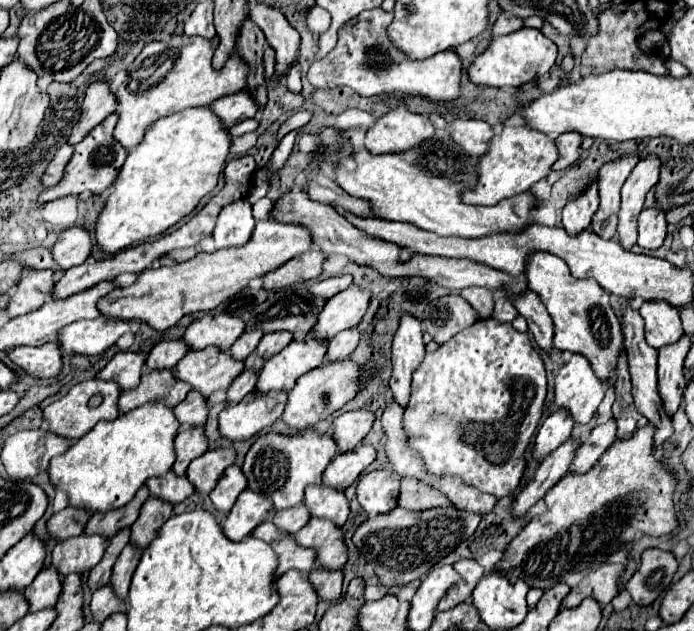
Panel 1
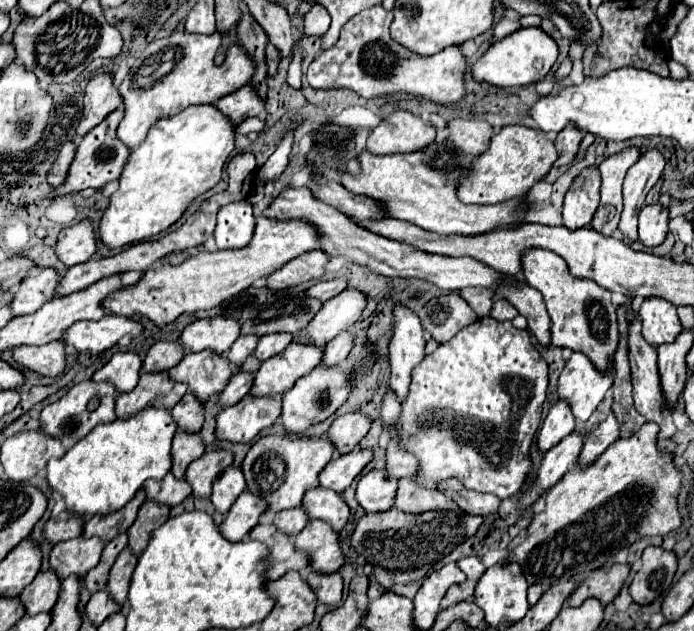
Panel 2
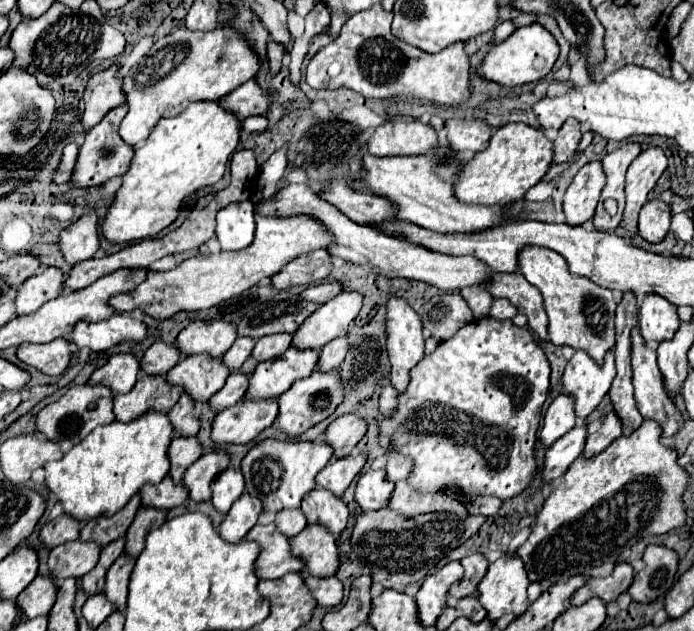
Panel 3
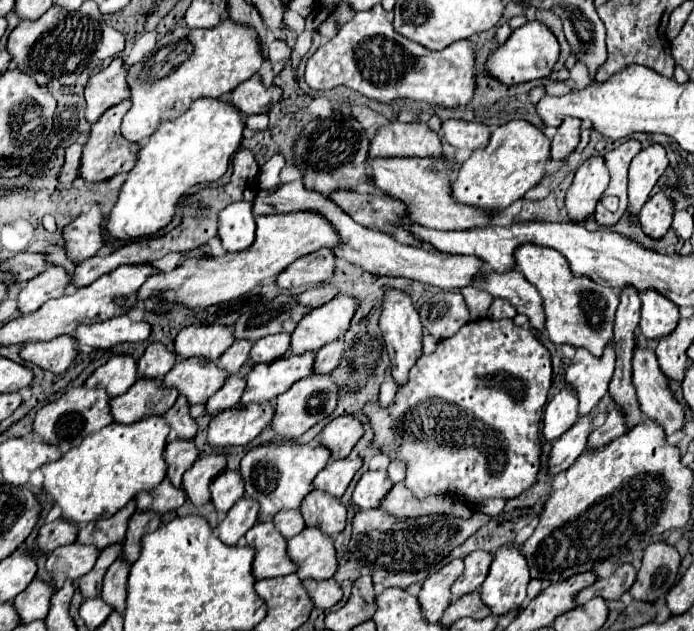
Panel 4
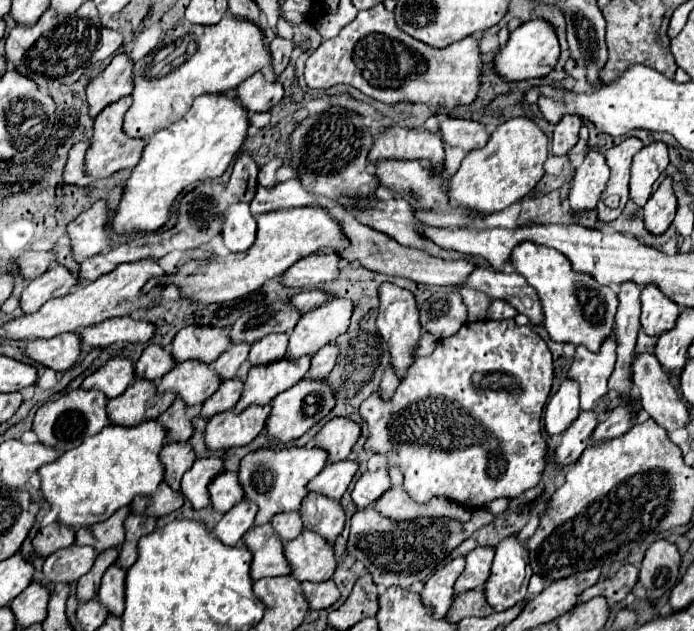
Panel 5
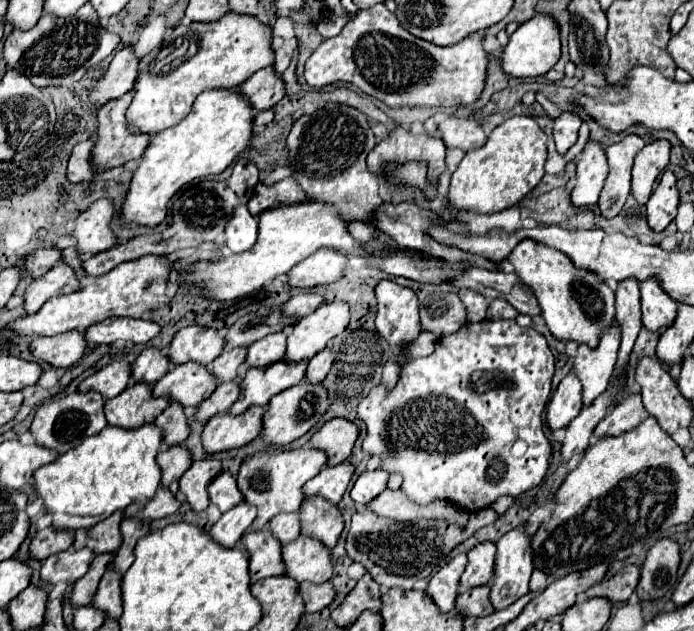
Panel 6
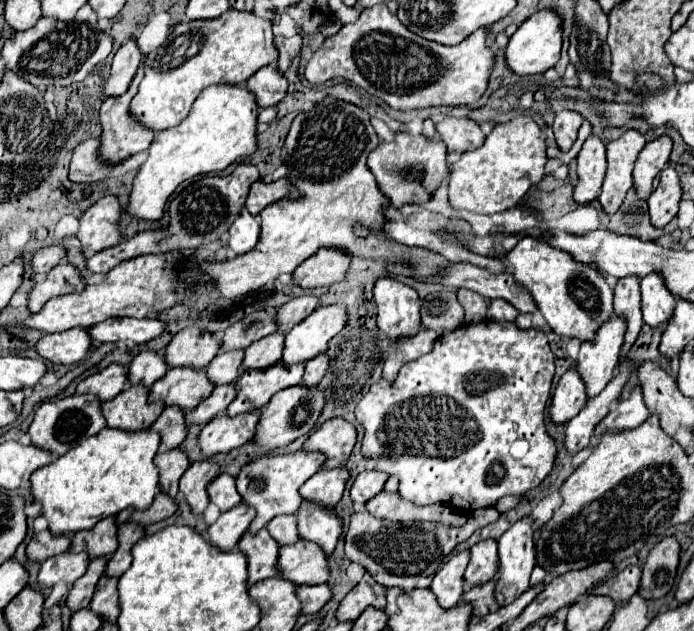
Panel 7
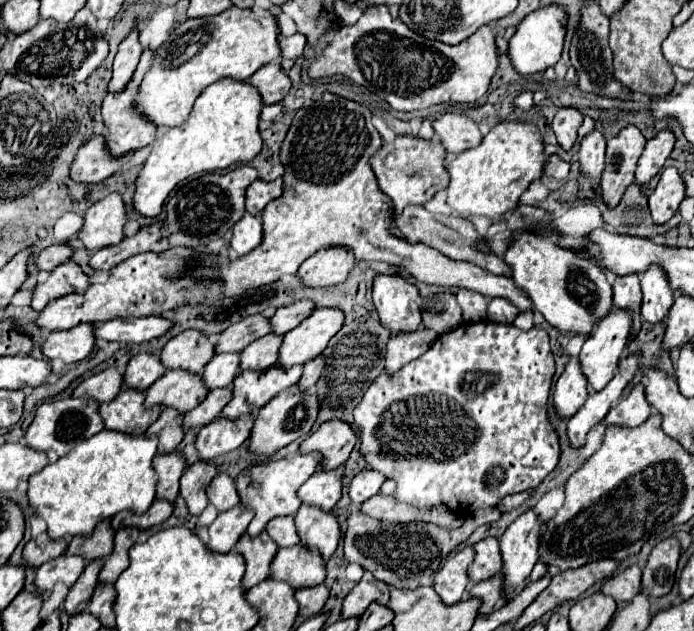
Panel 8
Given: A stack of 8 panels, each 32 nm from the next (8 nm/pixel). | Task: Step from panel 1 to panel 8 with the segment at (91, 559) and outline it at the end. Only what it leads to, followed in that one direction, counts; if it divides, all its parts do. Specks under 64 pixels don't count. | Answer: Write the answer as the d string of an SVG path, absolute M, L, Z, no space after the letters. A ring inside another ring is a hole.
M62 554L56 560L48 560L44 562L38 572L36 572L36 586L46 592L52 590L56 582L64 582L66 586L72 586L78 576L84 572L86 564L82 556L68 556Z

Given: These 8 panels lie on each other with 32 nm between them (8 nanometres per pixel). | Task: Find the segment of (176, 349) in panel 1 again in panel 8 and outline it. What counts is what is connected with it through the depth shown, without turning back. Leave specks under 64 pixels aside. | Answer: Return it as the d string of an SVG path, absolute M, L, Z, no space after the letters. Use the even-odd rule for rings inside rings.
M136 354L124 372L124 382L130 388L140 388L140 390L148 390L160 376L164 376L166 368L160 362L160 356L156 354Z

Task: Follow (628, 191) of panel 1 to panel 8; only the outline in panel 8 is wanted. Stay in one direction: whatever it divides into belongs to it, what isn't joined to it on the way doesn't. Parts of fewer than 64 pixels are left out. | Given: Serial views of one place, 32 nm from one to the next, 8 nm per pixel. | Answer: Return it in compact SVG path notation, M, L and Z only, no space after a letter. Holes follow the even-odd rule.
M664 130L650 142L646 142L646 148L638 160L636 166L636 184L642 188L642 192L648 192L650 180L664 168L664 162L668 160L670 152L674 148L674 134Z

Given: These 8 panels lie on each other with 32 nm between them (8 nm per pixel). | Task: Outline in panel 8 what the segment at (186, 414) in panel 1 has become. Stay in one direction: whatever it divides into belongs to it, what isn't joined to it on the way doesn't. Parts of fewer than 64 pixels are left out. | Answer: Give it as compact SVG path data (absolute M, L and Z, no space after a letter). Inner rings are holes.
M164 408L160 418L146 432L158 436L158 452L172 452L184 438L182 414L174 408Z

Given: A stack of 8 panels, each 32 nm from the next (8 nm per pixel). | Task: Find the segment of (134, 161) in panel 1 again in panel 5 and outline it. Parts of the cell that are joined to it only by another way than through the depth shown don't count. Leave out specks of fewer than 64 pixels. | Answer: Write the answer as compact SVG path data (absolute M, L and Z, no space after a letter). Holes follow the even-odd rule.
M200 96L192 108L170 126L148 138L140 162L126 180L120 204L112 212L110 226L116 234L156 232L172 214L172 202L196 180L218 178L242 150L248 130L248 112L230 96Z

